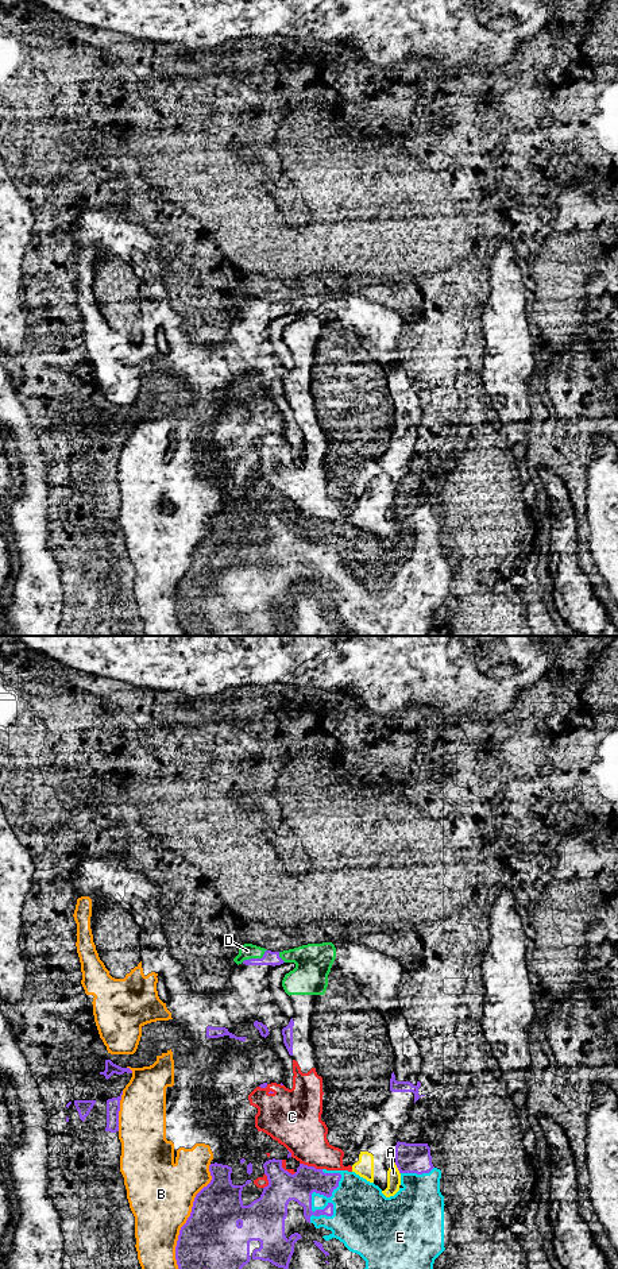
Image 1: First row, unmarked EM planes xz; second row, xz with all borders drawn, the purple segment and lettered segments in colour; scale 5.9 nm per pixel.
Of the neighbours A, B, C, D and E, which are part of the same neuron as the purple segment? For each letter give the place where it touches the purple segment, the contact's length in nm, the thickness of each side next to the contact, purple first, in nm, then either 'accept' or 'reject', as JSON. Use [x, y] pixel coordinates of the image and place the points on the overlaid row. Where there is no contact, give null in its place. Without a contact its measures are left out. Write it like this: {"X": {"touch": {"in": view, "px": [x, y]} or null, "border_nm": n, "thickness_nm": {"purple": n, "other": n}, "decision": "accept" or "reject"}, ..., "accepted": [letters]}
{"A": {"touch": {"in": "xz", "px": [397, 1167]}, "border_nm": 80, "thickness_nm": {"purple": 180, "other": 80}, "decision": "reject"}, "B": {"touch": {"in": "xz", "px": [189, 1217]}, "border_nm": 650, "thickness_nm": {"purple": 360, "other": 400}, "decision": "reject"}, "C": {"touch": {"in": "xz", "px": [311, 1167]}, "border_nm": 140, "thickness_nm": {"purple": 180, "other": 280}, "decision": "reject"}, "D": {"touch": {"in": "xz", "px": [255, 959]}, "border_nm": 170, "thickness_nm": {"purple": 80, "other": 90}, "decision": "reject"}, "E": {"touch": {"in": "xz", "px": [319, 1192]}, "border_nm": 340, "thickness_nm": {"purple": 180, "other": 300}, "decision": "accept"}, "accepted": ["E"]}

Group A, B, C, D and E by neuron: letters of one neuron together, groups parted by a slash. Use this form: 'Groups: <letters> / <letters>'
Groups: A B C D / E

